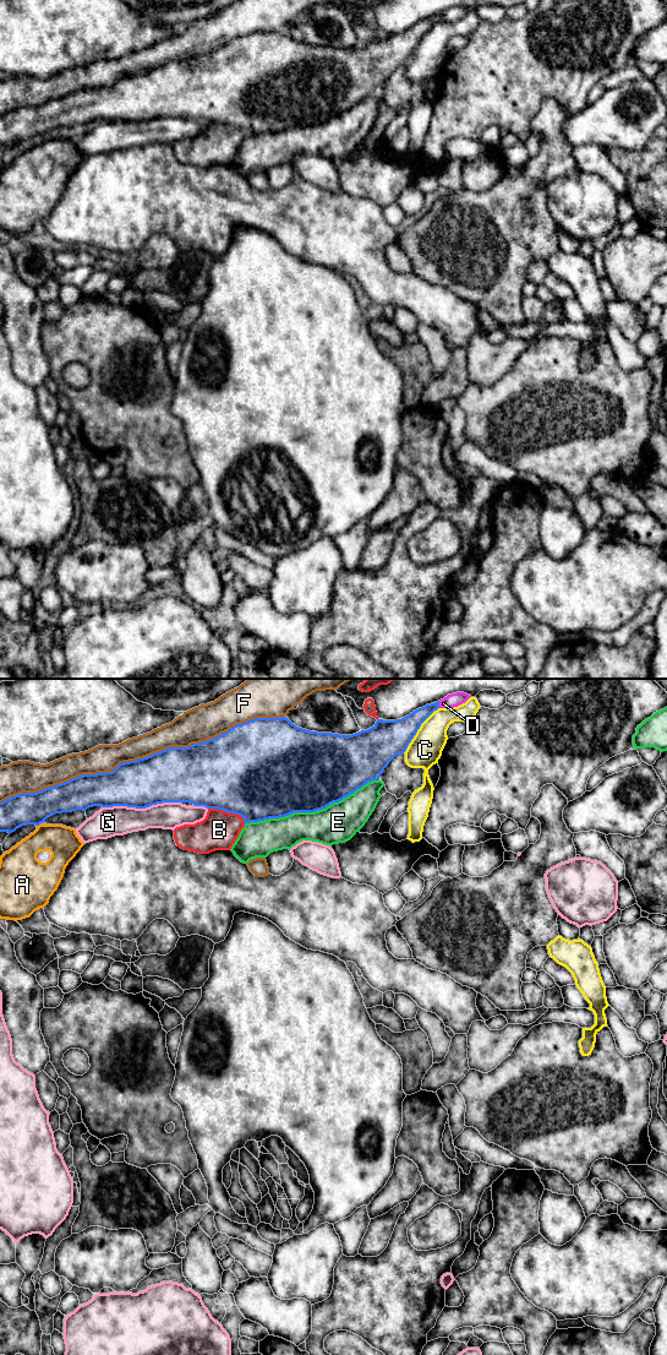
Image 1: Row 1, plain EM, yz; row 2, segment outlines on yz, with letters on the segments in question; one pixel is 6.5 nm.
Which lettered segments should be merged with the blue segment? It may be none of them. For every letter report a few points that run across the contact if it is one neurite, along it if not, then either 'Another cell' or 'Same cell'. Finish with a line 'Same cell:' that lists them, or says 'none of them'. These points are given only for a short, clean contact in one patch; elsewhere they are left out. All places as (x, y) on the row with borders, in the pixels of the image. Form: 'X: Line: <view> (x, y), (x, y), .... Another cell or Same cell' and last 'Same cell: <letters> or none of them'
A: Another cell
B: Another cell
C: Another cell
D: Another cell
E: Same cell
F: Another cell
G: Another cell
Same cell: E

